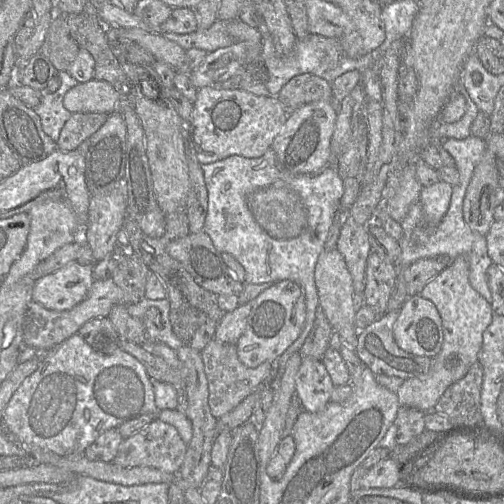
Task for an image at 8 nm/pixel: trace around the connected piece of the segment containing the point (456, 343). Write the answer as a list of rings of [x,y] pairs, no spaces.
[[[462,255],[451,260],[444,270],[426,284],[420,295],[433,302],[441,316],[444,335],[442,349],[433,358],[426,377],[406,379],[396,394],[400,405],[426,411],[435,407],[445,390],[463,378],[479,360],[483,332],[491,324],[494,312],[491,304],[470,284],[469,262]]]

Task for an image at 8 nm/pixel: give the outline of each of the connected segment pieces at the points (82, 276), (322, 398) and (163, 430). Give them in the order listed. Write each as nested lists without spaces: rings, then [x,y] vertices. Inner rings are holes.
[[[76,260],[37,280],[34,283],[32,299],[47,309],[69,310],[86,298],[93,282],[93,266],[81,265]]]
[[[303,358],[295,383],[296,393],[305,411],[320,412],[331,402],[335,386],[322,360]]]
[[[154,419],[137,433],[123,440],[112,463],[122,467],[152,467],[168,473],[178,474],[185,460],[187,444],[177,429],[160,420]]]

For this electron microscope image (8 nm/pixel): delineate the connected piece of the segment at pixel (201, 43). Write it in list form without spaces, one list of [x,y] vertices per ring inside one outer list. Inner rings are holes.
[[[219,19],[206,30],[197,29],[189,34],[164,33],[163,37],[177,43],[185,51],[197,48],[211,53],[233,44],[232,38],[226,31],[225,21]]]

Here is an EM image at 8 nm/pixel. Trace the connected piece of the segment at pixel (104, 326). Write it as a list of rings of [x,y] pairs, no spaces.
[[[108,316],[91,319],[78,333],[99,354],[109,355],[119,348],[120,336]]]

